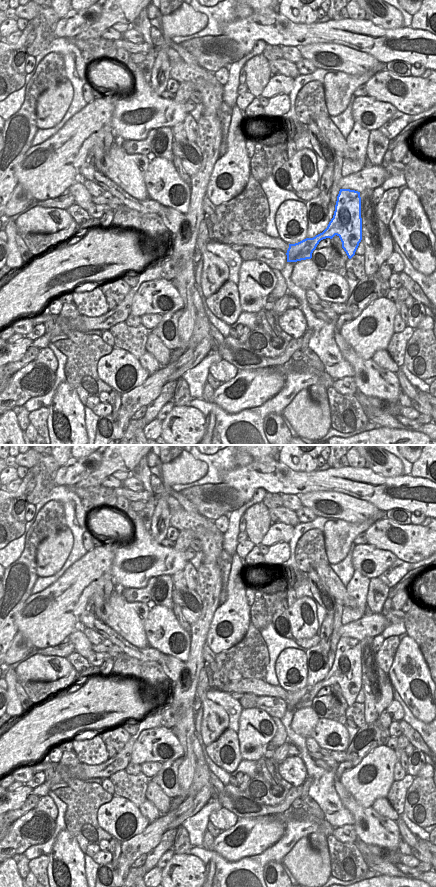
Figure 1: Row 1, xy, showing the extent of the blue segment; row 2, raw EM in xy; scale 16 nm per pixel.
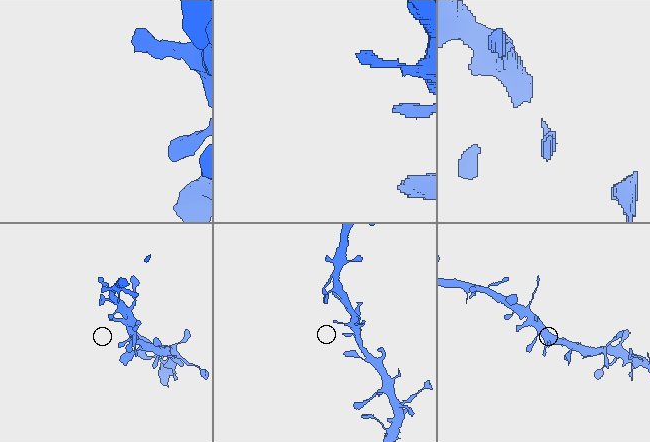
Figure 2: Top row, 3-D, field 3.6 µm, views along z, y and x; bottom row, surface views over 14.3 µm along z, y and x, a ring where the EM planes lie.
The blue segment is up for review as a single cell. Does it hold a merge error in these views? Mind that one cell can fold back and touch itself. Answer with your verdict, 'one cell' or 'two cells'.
one cell

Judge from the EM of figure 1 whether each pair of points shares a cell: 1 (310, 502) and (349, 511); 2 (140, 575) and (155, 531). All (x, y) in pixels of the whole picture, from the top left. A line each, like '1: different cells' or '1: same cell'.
1: same cell
2: different cells

